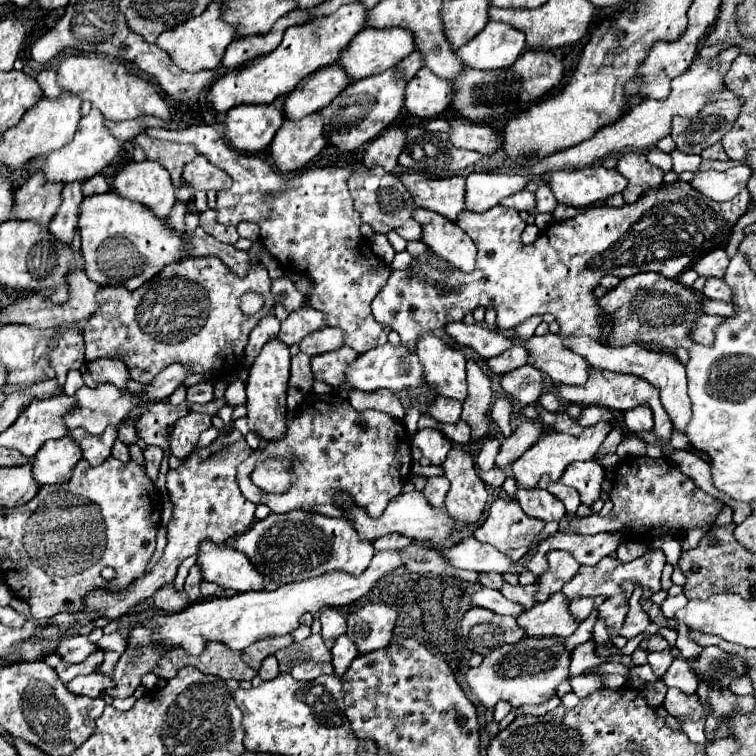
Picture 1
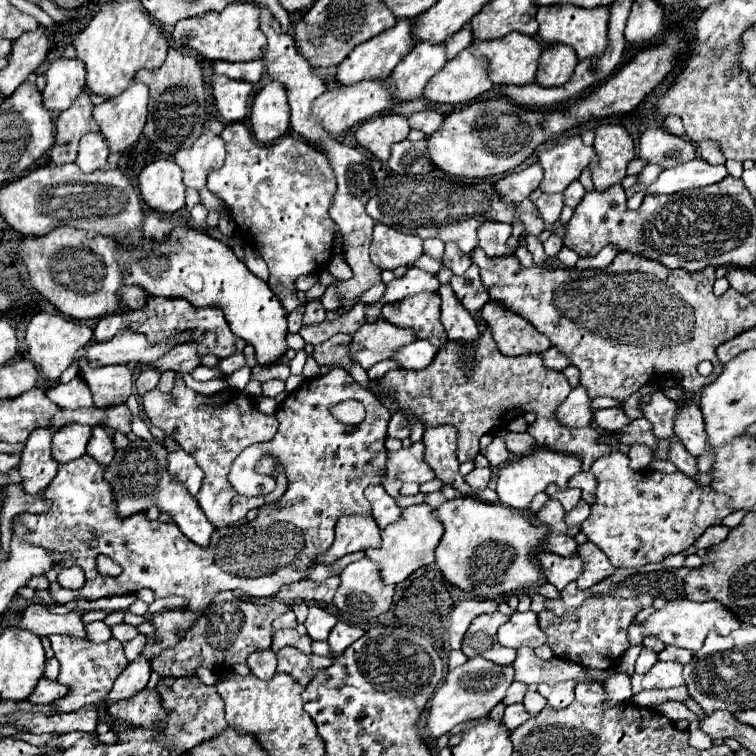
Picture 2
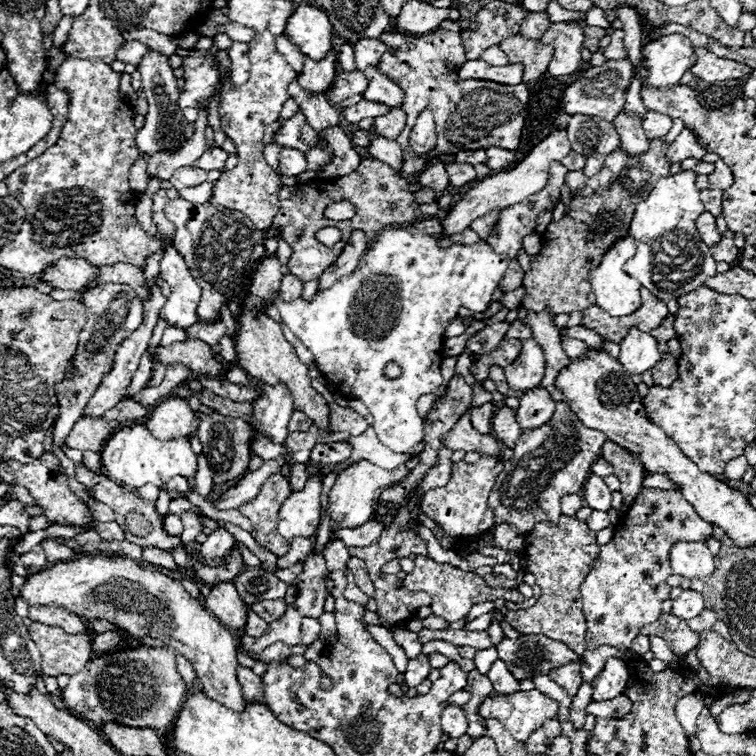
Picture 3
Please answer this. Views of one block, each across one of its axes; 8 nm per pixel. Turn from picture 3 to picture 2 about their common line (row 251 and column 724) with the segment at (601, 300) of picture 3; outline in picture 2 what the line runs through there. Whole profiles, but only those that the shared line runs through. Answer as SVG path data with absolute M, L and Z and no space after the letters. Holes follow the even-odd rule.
M688 598L682 600L674 600L668 602L664 608L656 610L648 620L644 620L642 624L632 624L628 628L628 640L630 644L642 644L642 640L646 636L656 636L660 642L664 644L672 644L672 646L680 646L680 648L688 648L692 652L698 652L702 648L704 638L710 632L716 632L720 636L730 634L732 630L740 628L742 624L738 622L738 618L734 618L720 602L710 600L710 602L692 602Z

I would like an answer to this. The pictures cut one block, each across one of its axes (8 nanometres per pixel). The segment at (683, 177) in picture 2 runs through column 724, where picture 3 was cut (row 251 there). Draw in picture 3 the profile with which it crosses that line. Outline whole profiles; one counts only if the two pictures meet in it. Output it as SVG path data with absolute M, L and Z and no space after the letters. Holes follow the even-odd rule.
M170 246L160 262L160 278L170 286L170 296L160 310L160 316L168 320L170 326L190 328L198 322L196 306L200 302L200 286L190 276L182 256Z

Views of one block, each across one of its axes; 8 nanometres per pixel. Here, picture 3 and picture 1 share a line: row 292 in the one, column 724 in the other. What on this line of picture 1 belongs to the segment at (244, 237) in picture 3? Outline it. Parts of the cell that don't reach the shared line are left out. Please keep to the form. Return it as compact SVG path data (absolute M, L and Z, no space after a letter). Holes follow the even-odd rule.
M674 182L664 184L660 190L650 190L636 204L622 208L590 208L570 220L554 222L540 232L534 244L528 246L521 240L527 224L514 209L494 206L486 212L464 210L464 214L456 218L456 224L474 240L478 248L476 270L462 272L452 268L452 274L440 274L440 270L432 270L432 266L428 266L428 254L432 254L428 250L422 256L416 256L406 270L394 270L390 274L388 284L374 300L374 318L396 330L408 350L416 348L416 338L420 338L424 330L438 330L450 322L458 322L478 306L486 310L494 308L496 324L502 330L512 330L534 314L550 312L560 324L560 336L590 336L604 342L604 334L608 334L608 330L604 330L604 322L600 322L600 306L596 306L598 300L594 298L594 288L600 284L600 278L608 274L628 278L640 272L658 272L666 278L678 278L682 270L692 266L712 248L726 248L732 226L742 214L746 214L748 208L750 194L746 188L728 202L714 202L694 190L688 182Z

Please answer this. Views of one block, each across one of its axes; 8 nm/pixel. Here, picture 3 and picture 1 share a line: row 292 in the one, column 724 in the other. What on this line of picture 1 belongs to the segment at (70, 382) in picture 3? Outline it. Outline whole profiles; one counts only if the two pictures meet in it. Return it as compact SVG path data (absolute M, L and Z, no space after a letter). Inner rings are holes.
M720 86L720 94L704 106L694 118L674 118L672 122L672 140L678 150L686 154L700 154L704 148L722 140L722 136L730 130L732 122L736 122L742 100L736 94L730 94L726 86Z

